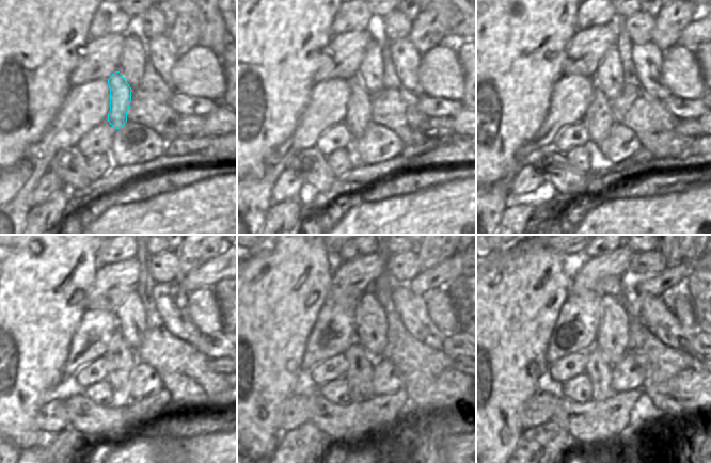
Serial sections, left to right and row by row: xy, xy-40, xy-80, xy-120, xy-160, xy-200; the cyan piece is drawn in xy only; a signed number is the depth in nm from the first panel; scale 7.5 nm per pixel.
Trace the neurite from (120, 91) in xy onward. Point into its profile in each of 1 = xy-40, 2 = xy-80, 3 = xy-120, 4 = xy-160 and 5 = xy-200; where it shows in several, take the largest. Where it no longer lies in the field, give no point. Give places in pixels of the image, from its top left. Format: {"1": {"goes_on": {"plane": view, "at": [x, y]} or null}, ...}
{"1": {"goes_on": {"plane": "xy-40", "at": [358, 117]}}, "2": {"goes_on": {"plane": "xy-80", "at": [598, 118]}}, "3": {"goes_on": {"plane": "xy-120", "at": [121, 357]}}, "4": {"goes_on": {"plane": "xy-160", "at": [360, 365]}}, "5": {"goes_on": {"plane": "xy-200", "at": [598, 368]}}}

